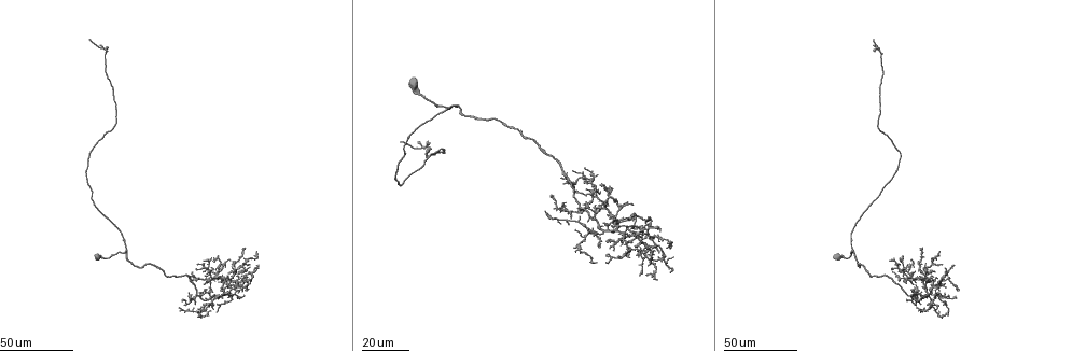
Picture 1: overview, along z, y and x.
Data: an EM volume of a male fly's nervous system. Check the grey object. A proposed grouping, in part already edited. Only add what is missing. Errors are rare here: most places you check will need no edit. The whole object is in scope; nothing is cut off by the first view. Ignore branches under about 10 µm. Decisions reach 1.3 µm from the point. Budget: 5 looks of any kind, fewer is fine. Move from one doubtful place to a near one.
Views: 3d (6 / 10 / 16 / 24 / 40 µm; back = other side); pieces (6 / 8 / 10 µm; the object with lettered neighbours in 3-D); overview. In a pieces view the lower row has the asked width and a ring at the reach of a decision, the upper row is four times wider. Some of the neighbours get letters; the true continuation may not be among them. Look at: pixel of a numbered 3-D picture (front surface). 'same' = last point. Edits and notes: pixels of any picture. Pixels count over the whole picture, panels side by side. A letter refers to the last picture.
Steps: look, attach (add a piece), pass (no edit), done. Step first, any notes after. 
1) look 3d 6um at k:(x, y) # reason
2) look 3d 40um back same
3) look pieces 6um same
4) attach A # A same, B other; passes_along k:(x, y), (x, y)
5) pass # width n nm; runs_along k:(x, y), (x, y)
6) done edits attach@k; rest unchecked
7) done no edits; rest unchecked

look 3d 24um at 1:(872, 50) # branch stops here

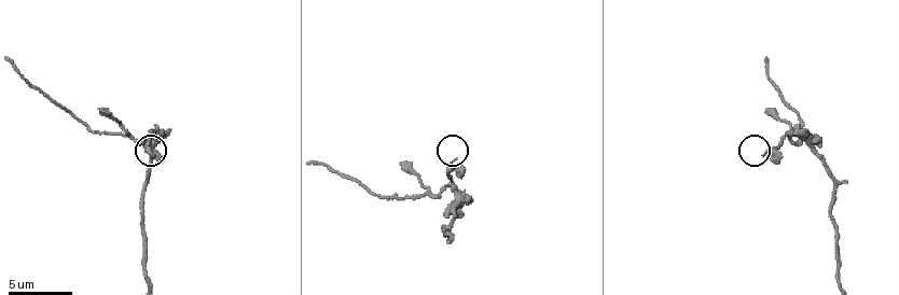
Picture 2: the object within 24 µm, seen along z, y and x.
look 3d 6um at 2:(775, 162) # zoom in

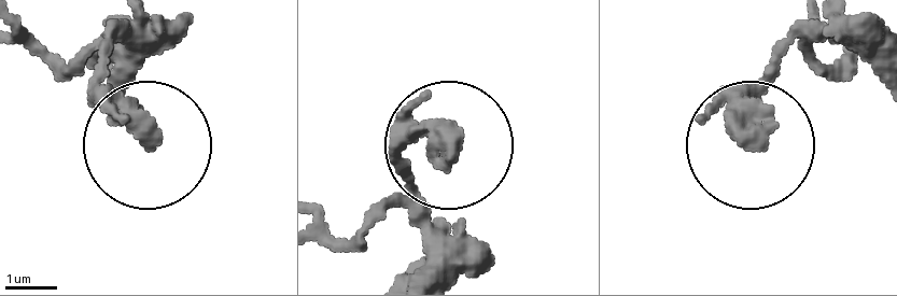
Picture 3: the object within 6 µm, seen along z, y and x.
look pieces 8um at 3:(149, 140)

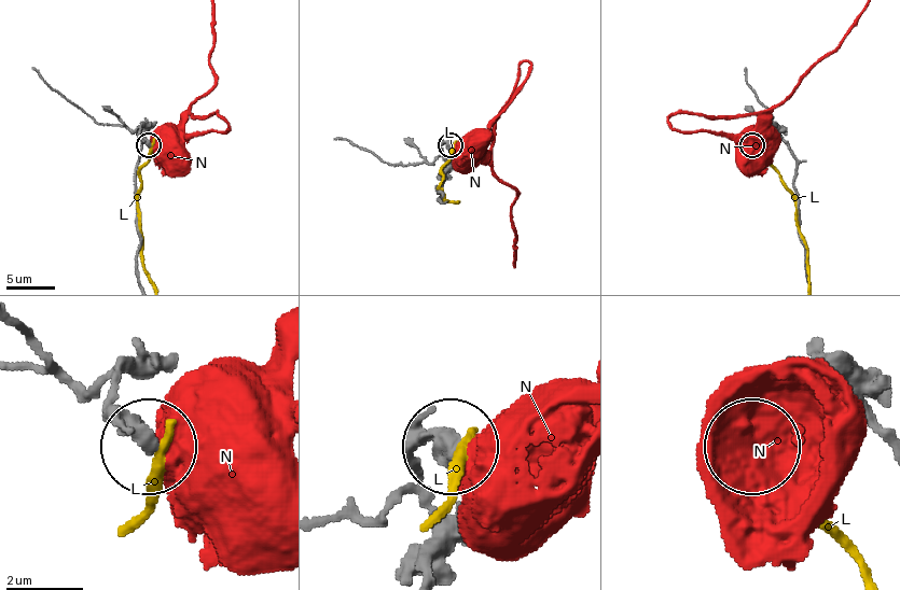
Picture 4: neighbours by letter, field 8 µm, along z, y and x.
pass # width 400 nm; L other, N other; no lettered piece goes on from it

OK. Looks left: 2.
look pieces 10um at 2:(767, 58) # long arm stops here

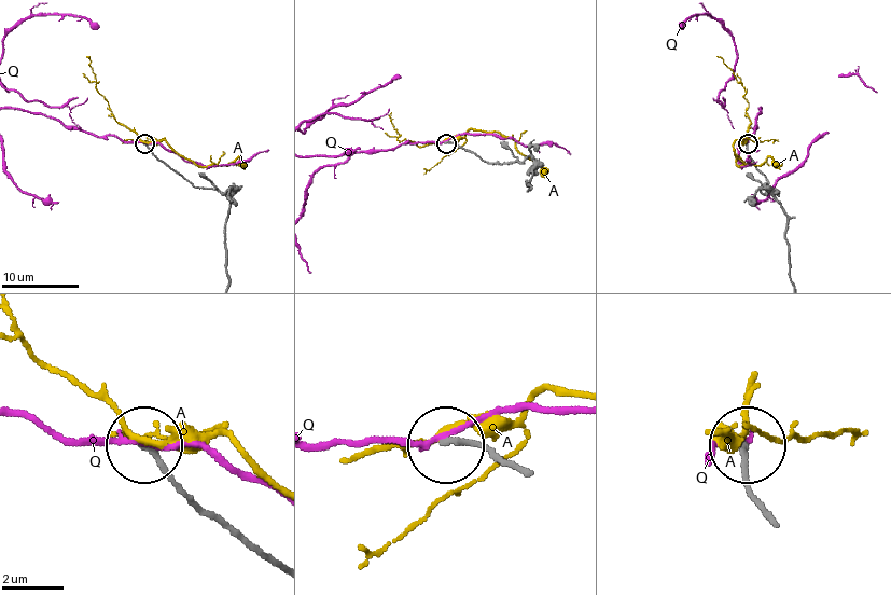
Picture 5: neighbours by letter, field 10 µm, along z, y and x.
pass # width 180 nm; A other, Q other; runs_along 5:(272, 562), (233, 536), (142, 446); none of them fits

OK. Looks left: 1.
done no edits; rest unchecked

